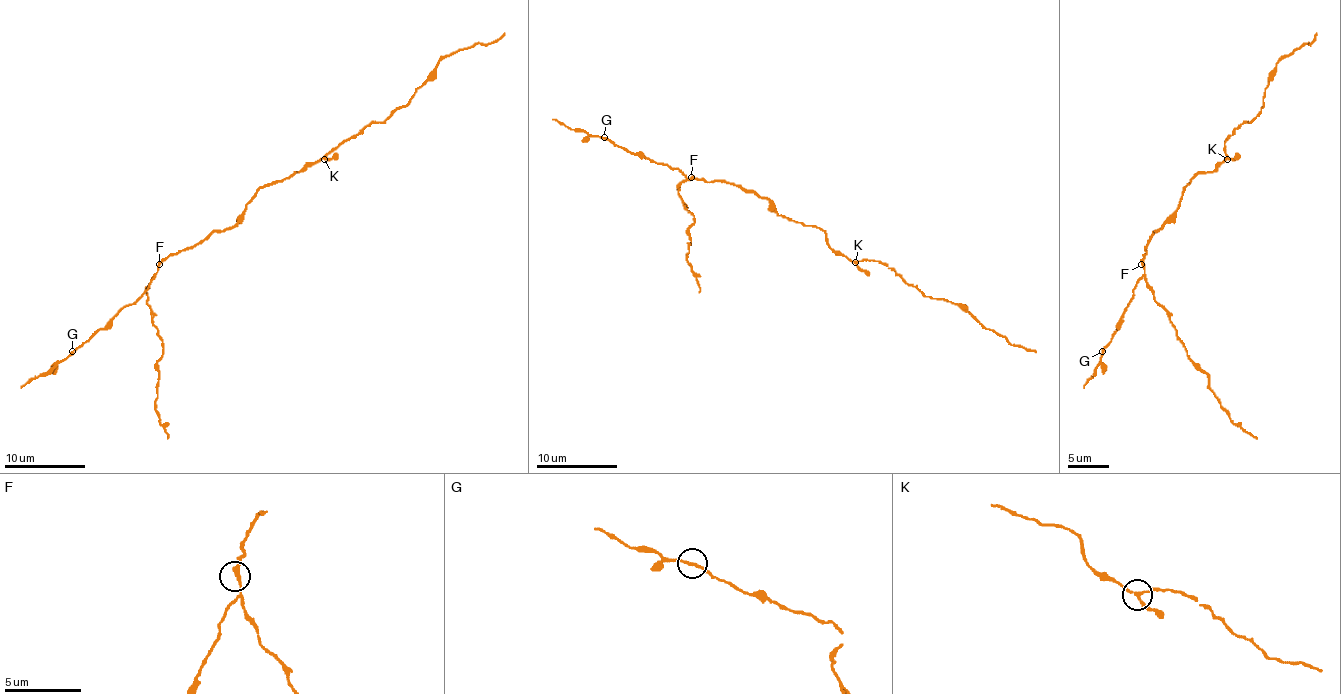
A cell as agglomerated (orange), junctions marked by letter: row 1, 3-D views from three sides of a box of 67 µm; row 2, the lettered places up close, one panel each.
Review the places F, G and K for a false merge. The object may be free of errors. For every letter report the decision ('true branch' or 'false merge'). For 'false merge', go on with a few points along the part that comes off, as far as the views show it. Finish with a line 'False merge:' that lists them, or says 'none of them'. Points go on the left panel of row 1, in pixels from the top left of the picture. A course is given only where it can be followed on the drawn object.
F: false merge; foreign part runs (160, 264), (146, 302), (162, 341), (156, 408), (158, 420), (168, 438)
G: true branch
K: true branch
False merge: F

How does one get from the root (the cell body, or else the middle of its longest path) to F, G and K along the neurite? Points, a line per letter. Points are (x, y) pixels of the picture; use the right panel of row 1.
F: (1180, 197), (1178, 209), (1148, 240), (1142, 264)
G: (1180, 197), (1178, 209), (1148, 240), (1144, 272), (1136, 284), (1134, 296), (1124, 312), (1122, 325), (1101, 351)
K: (1180, 197), (1182, 189), (1198, 173), (1211, 173), (1227, 159)

